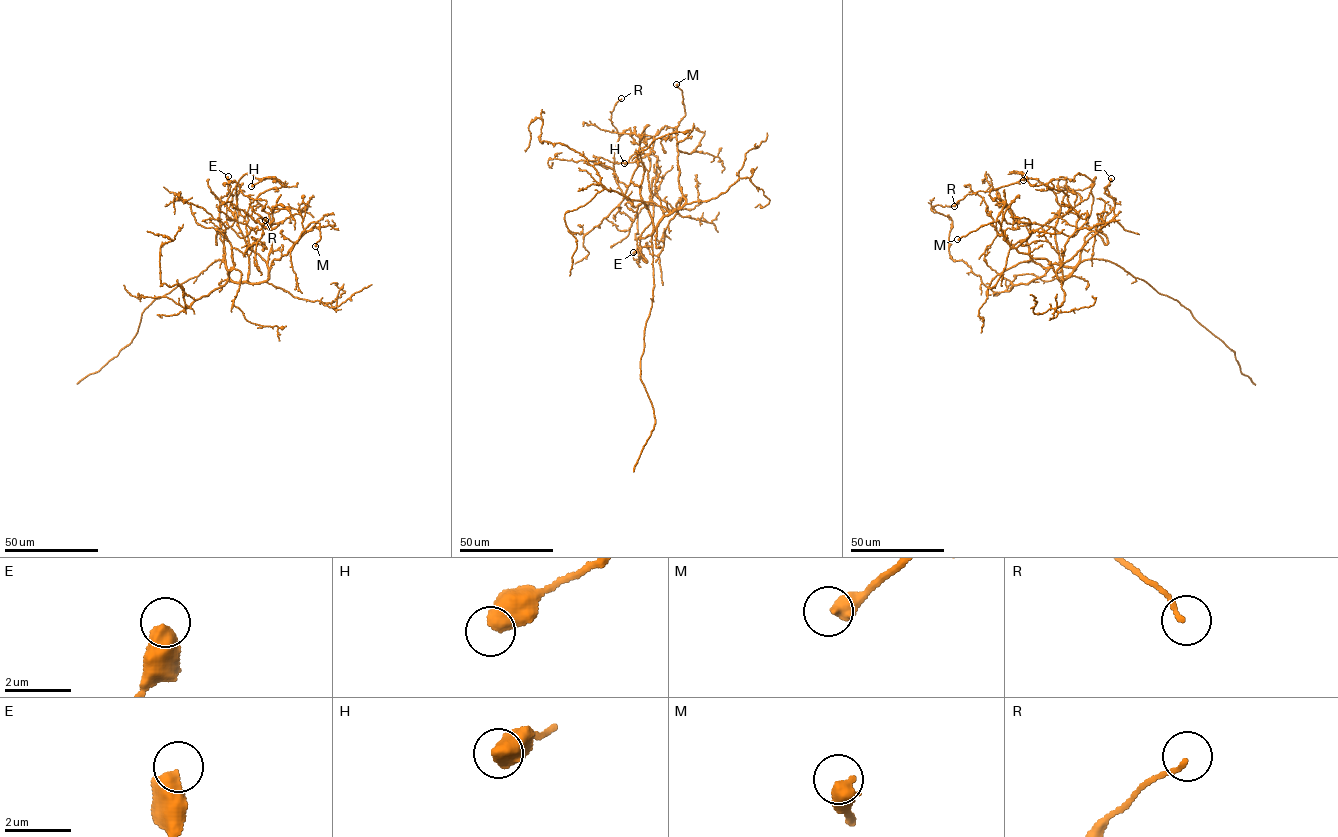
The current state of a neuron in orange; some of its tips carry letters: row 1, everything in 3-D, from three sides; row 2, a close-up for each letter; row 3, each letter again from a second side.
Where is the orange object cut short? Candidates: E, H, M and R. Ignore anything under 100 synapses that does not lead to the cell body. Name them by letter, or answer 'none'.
none

